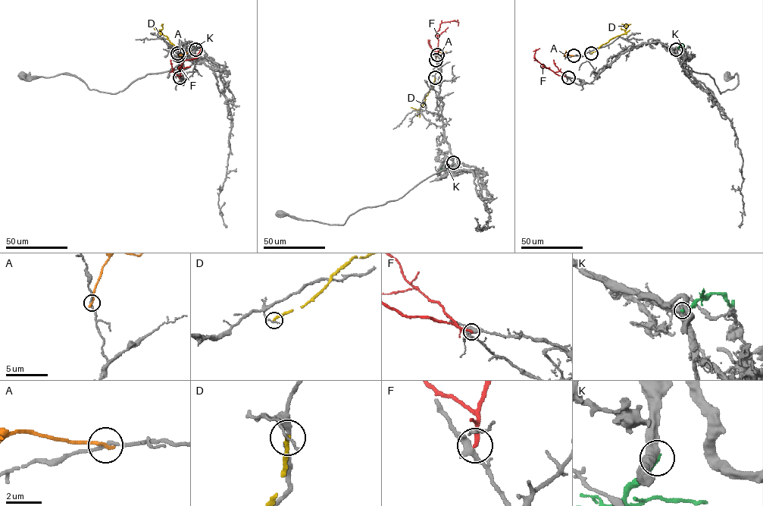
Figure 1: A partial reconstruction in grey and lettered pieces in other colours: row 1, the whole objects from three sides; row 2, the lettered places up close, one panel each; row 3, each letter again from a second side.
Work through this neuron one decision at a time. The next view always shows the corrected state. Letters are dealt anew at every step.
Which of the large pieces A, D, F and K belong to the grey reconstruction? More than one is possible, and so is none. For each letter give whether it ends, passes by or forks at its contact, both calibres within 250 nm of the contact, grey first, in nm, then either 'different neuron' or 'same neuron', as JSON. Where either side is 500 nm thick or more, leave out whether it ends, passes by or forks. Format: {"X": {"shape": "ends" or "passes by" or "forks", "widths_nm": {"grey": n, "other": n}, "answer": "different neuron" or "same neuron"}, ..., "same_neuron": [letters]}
{"A": {"shape": "ends", "widths_nm": {"grey": 170, "other": 200}, "answer": "different neuron"}, "D": {"shape": "ends", "widths_nm": {"grey": 170, "other": 240}, "answer": "different neuron"}, "F": {"shape": "ends", "widths_nm": {"grey": 320, "other": 240}, "answer": "different neuron"}, "K": {"widths_nm": {"grey": 550, "other": 280}, "answer": "different neuron"}, "same_neuron": []}

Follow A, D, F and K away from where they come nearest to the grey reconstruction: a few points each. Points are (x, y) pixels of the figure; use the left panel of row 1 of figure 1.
A: (178, 55), (191, 51)
D: (177, 54), (167, 36), (161, 33), (161, 29), (153, 27)
F: (179, 77), (179, 67), (182, 61), (195, 58), (200, 48)
K: (195, 49), (186, 48), (186, 42)

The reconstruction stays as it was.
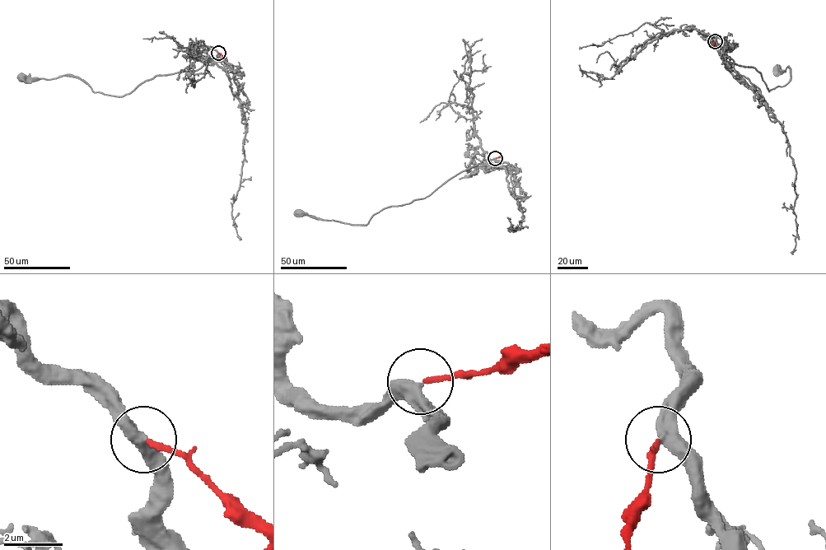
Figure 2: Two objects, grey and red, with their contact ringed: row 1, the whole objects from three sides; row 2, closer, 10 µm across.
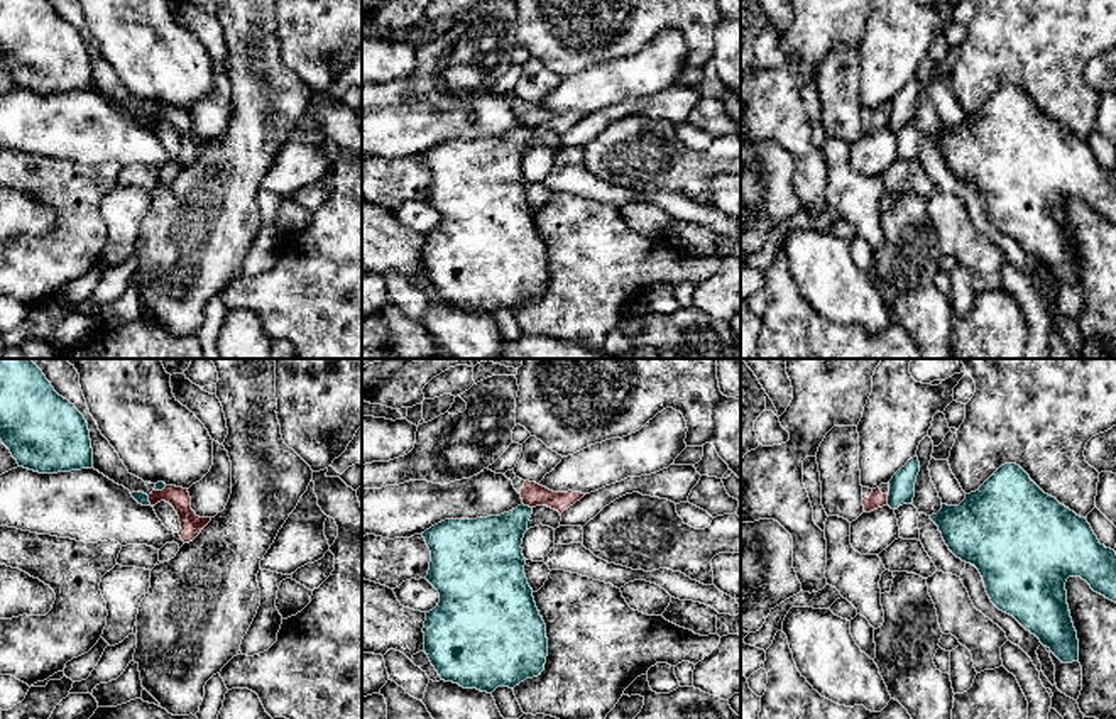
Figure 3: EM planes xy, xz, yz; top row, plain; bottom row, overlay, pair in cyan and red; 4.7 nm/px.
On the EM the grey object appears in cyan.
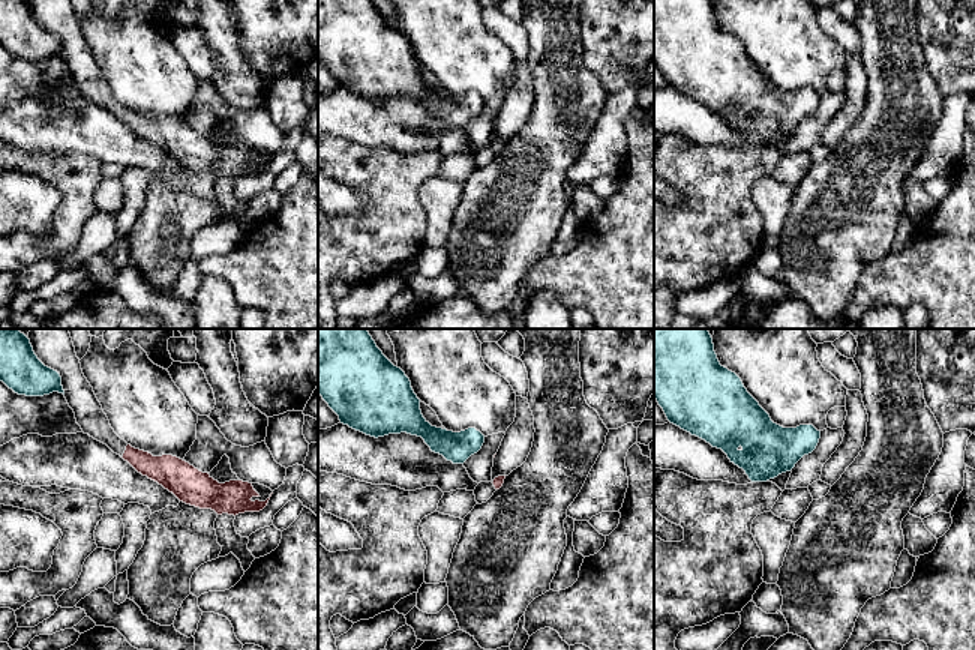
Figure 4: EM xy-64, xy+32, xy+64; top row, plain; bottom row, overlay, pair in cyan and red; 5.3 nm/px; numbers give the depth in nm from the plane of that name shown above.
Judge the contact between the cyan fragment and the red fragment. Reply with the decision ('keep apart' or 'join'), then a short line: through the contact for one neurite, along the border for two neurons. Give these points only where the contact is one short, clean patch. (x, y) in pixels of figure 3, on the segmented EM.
keep apart; line xy (147, 496), (151, 504)

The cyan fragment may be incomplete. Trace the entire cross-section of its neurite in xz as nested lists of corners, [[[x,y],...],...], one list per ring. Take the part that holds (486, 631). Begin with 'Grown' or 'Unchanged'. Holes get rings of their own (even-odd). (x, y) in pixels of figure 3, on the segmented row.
Unchanged. [[[521,504],[501,516],[445,519],[421,533],[431,552],[426,580],[440,594],[438,606],[426,612],[424,653],[441,680],[492,694],[497,687],[514,689],[544,670],[548,656],[546,624],[528,584],[526,558],[521,548],[531,514],[533,508]]]

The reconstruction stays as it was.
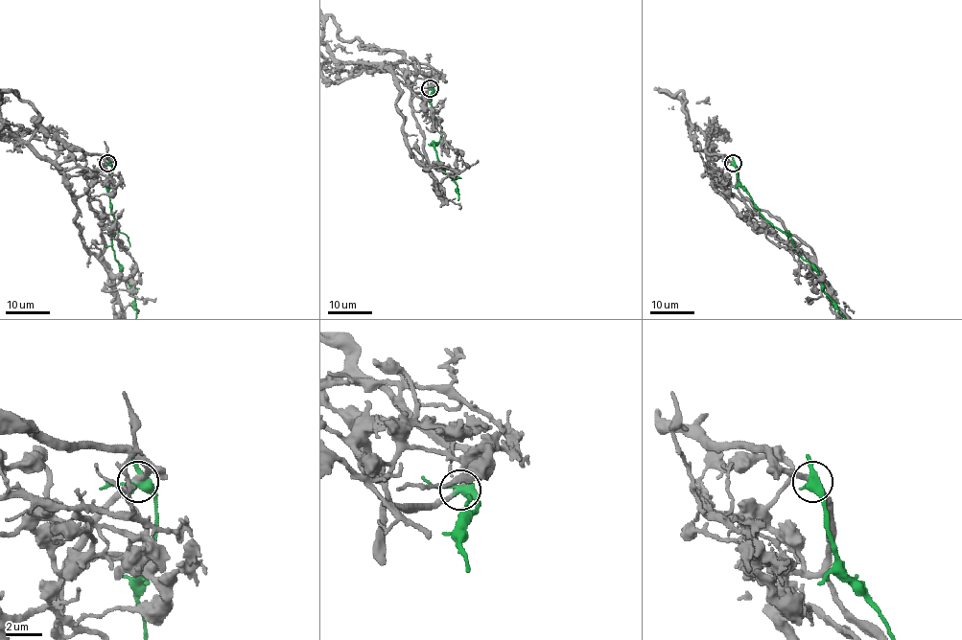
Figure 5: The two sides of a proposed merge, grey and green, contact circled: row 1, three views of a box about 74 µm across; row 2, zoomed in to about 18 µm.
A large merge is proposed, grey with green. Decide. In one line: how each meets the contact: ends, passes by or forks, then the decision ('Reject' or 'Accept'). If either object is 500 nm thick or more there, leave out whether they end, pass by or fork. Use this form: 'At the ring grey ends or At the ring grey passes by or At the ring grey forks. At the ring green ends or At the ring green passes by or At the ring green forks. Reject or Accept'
At the ring grey passes by. At the ring green forks. Reject

